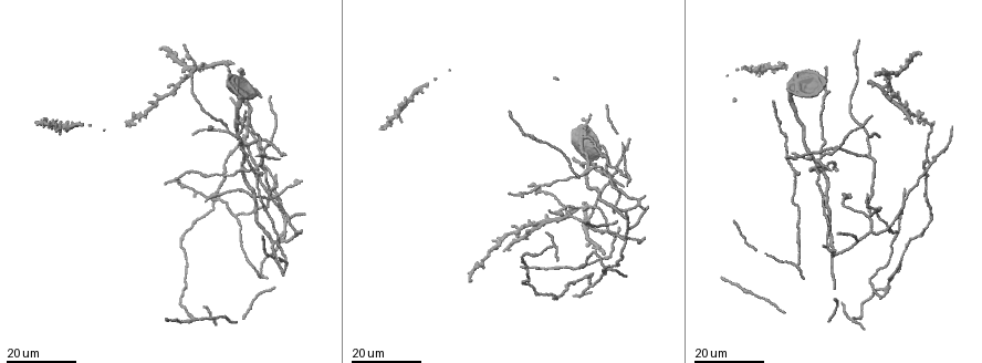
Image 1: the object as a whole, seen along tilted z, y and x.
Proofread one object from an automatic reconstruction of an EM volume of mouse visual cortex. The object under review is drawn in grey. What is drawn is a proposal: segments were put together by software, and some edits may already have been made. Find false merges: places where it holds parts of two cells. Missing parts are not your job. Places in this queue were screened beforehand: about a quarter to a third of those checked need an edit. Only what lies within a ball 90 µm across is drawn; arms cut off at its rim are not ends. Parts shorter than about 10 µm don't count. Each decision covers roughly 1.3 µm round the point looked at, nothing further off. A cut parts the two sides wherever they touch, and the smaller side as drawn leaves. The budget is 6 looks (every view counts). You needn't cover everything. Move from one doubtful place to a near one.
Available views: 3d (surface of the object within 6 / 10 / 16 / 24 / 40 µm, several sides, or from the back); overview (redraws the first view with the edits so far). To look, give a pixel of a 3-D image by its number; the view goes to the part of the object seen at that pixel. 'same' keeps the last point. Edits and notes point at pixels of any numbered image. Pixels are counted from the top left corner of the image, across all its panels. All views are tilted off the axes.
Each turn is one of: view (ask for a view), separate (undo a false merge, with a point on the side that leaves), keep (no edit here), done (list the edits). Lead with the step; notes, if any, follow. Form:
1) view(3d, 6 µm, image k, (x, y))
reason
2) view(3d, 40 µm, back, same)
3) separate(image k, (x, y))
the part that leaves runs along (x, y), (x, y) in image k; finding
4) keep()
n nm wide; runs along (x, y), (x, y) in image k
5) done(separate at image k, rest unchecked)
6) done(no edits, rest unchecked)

view(3d, 16 µm, image 1, (554, 268))
thick turns thin

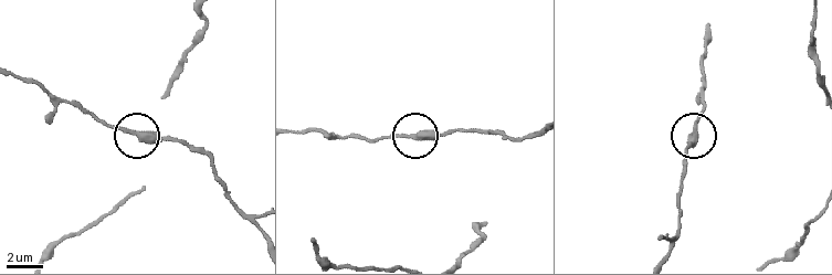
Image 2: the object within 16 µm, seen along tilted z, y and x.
view(3d, 10 µm, image 2, (131, 132))
closer look

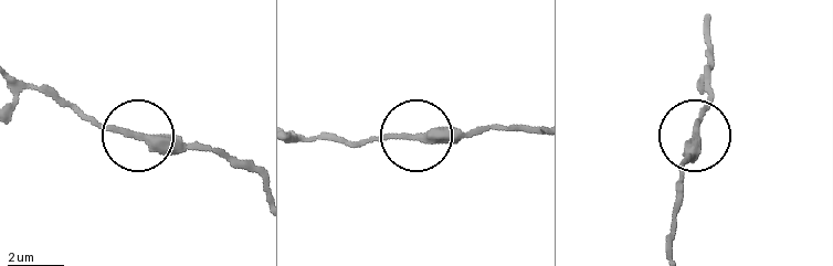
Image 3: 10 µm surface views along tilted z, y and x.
keep()
runs along (254, 172), (204, 147), (161, 147), (105, 129), (58, 103) in image 3; continuous, no second cell

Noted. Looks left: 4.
view(3d, 24 µm, image 1, (233, 216))
three arms meet

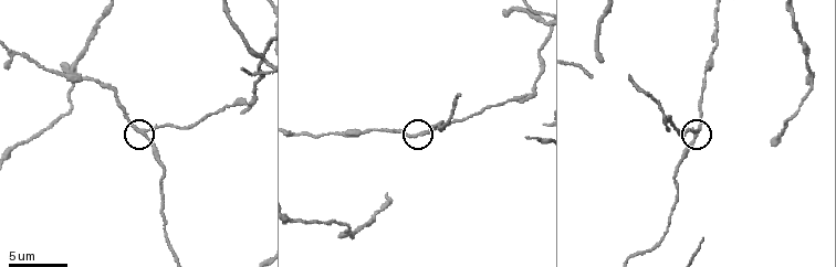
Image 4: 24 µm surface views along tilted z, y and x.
view(3d, 10 µm, image 4, (142, 135))

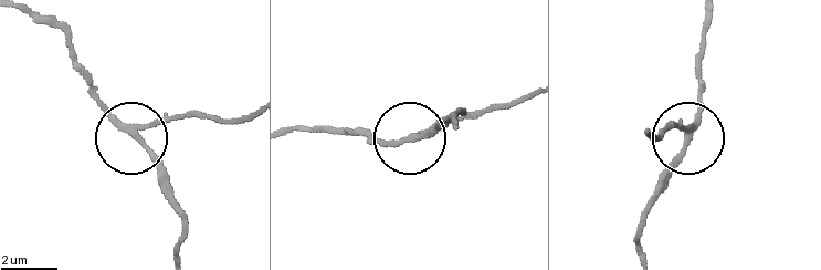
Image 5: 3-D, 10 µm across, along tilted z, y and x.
separate(image 5, (172, 117))
3 arms; the part that leaves runs along (137, 126), (249, 114) in image 5; a second cell is stuck on

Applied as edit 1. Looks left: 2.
view(3d, 16 µm, image 1, (614, 235))
four-way junction

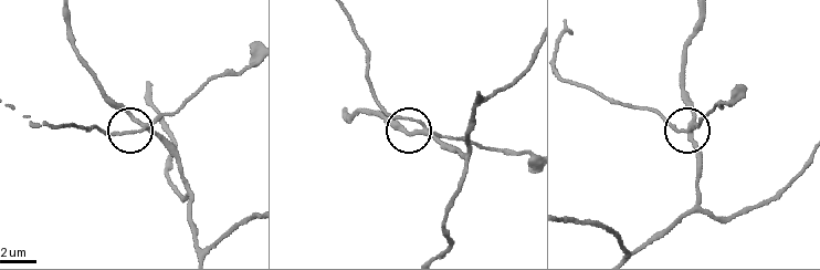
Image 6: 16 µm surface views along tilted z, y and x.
view(3d, 10 µm, image 6, (422, 127))

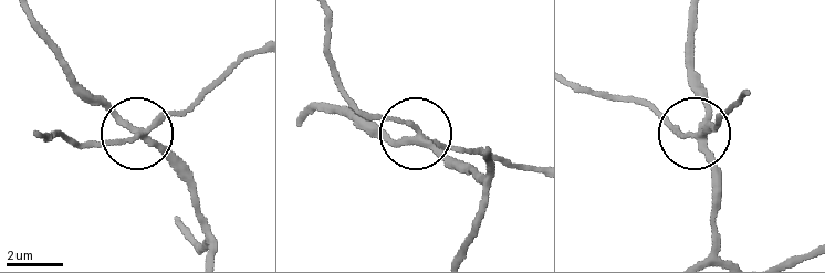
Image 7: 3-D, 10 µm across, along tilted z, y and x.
separate(image 7, (105, 140))
the part that leaves runs along (145, 134), (82, 143), (61, 134), (41, 139) in image 7; two cells meet here

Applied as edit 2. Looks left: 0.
done(separate at image 5, separate at image 7, rest unchecked)

